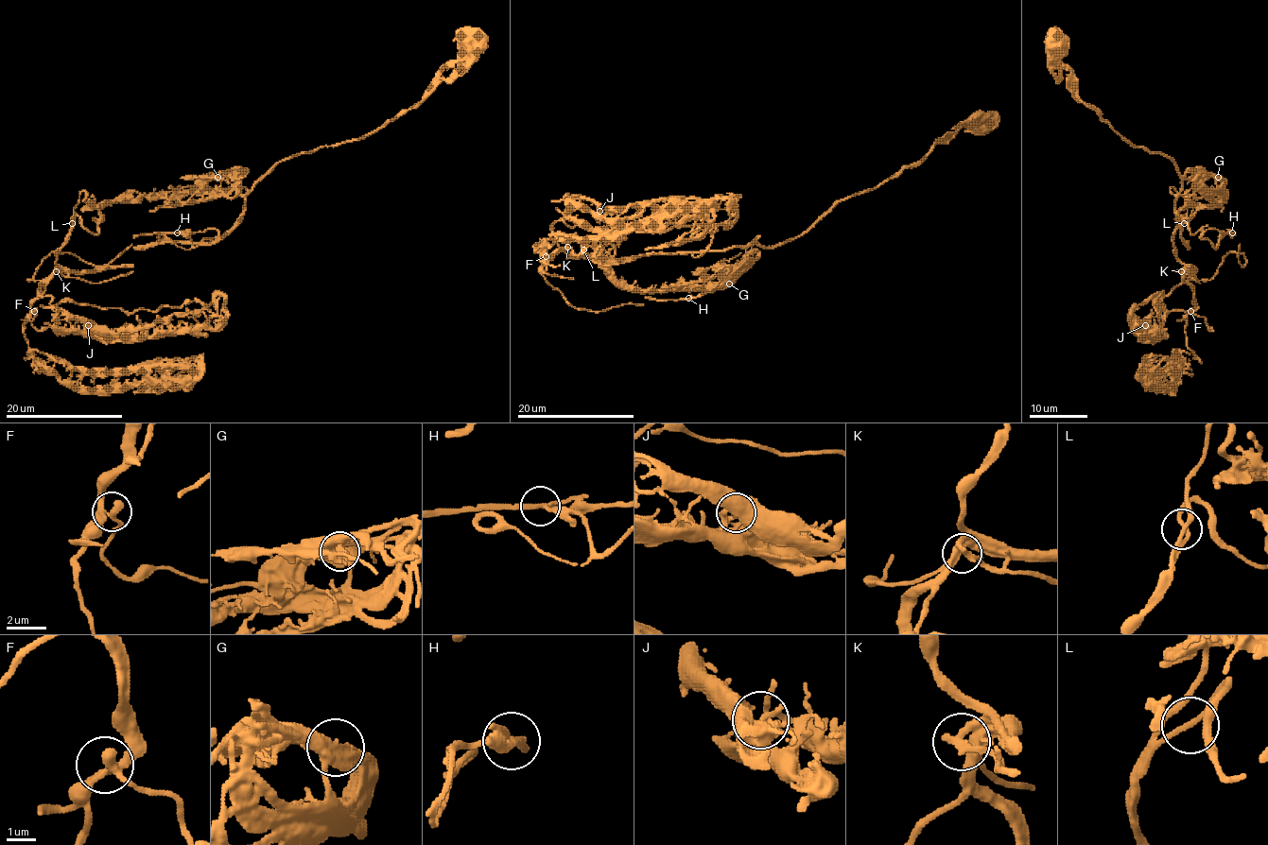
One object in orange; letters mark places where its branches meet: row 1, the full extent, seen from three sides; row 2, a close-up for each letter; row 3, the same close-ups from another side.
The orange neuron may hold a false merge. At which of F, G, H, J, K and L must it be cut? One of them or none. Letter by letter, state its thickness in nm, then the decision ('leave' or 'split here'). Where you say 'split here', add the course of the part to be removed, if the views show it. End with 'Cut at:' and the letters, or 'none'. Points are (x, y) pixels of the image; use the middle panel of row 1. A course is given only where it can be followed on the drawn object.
F: 240 nm | leave
G: 360 nm | leave
H: 190 nm | leave
J: 360 nm | leave
K: 280 nm | leave
L: 190 nm | leave
Cut at: none

